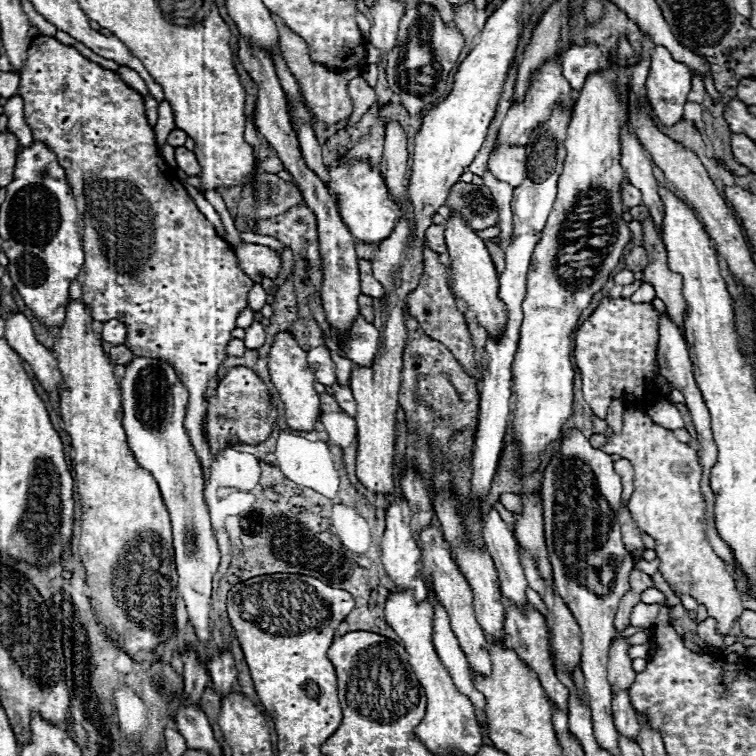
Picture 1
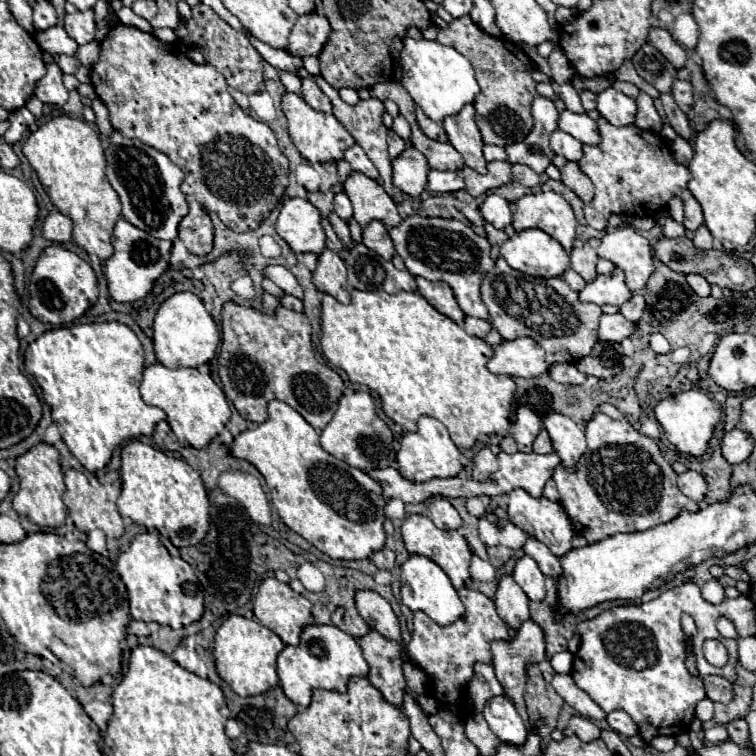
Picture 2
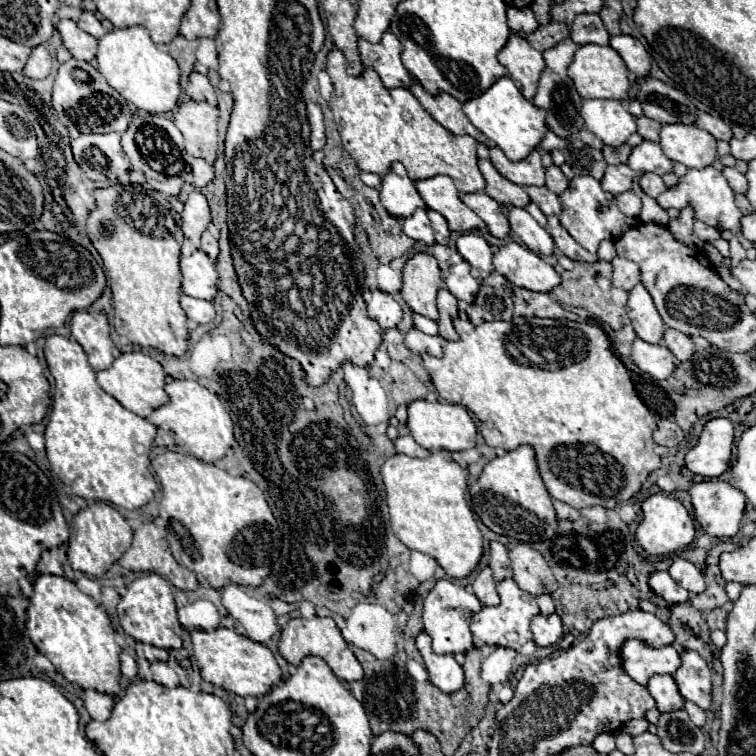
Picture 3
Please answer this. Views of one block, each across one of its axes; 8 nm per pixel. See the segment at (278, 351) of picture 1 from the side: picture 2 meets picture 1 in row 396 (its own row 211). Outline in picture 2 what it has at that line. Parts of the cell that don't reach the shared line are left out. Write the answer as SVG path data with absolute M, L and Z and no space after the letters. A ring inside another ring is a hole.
M290 198L284 202L276 222L276 232L290 244L294 252L320 254L326 248L320 212L302 198Z

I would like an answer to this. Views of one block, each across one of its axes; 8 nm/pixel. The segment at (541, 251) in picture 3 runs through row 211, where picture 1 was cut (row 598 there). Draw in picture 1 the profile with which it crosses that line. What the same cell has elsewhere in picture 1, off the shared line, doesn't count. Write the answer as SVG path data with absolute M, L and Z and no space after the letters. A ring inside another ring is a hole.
M482 506L482 536L486 550L490 552L498 570L502 596L508 598L510 602L516 602L518 606L526 606L528 582L524 578L524 570L518 560L518 552L516 552L518 544L514 532L502 522L496 510L492 508L486 510L486 506Z

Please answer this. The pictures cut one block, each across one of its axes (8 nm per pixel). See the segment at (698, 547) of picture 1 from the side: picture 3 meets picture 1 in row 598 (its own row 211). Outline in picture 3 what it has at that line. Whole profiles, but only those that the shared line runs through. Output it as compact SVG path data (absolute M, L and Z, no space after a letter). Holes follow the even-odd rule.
M706 166L702 170L688 170L686 176L680 178L680 184L676 188L666 190L664 194L660 194L656 198L658 206L668 210L668 208L678 208L682 210L686 204L694 206L694 214L698 220L718 228L718 230L730 230L730 232L740 232L740 218L742 212L740 208L734 204L734 192L728 186L724 174L712 166Z

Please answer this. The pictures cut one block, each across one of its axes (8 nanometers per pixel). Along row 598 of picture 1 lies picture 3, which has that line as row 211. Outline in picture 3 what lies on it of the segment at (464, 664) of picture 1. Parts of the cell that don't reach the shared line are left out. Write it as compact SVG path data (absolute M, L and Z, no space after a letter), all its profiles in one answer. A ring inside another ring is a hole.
M428 210L428 218L430 218L430 224L434 228L434 236L436 236L436 242L438 244L448 244L450 240L450 230L448 230L448 222L446 218L436 212L436 210Z

